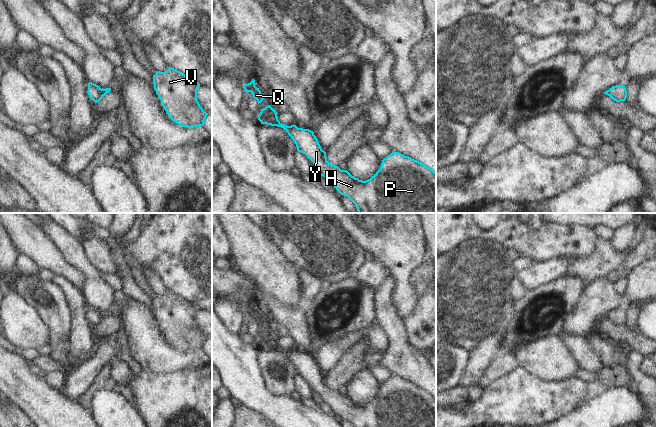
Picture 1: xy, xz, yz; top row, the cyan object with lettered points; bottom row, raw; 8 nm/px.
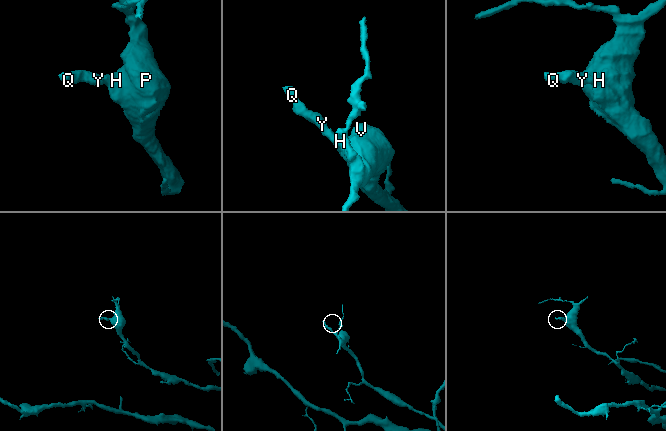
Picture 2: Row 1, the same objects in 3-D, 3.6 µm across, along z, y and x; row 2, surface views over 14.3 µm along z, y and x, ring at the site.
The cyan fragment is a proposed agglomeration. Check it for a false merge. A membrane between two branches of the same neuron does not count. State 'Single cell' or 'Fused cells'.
Single cell

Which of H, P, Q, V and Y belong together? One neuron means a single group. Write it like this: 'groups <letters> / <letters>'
groups H P Q V Y

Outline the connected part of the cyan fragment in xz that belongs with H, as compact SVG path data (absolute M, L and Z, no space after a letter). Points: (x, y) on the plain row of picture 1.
M268 329L261 333L258 344L261 348L283 352L296 368L297 375L313 386L318 400L325 401L341 419L347 420L353 427L436 427L436 396L425 388L399 376L392 376L382 384L380 393L370 403L359 404L347 394L341 394L327 385L326 376L321 372L313 355L282 348L277 338Z

